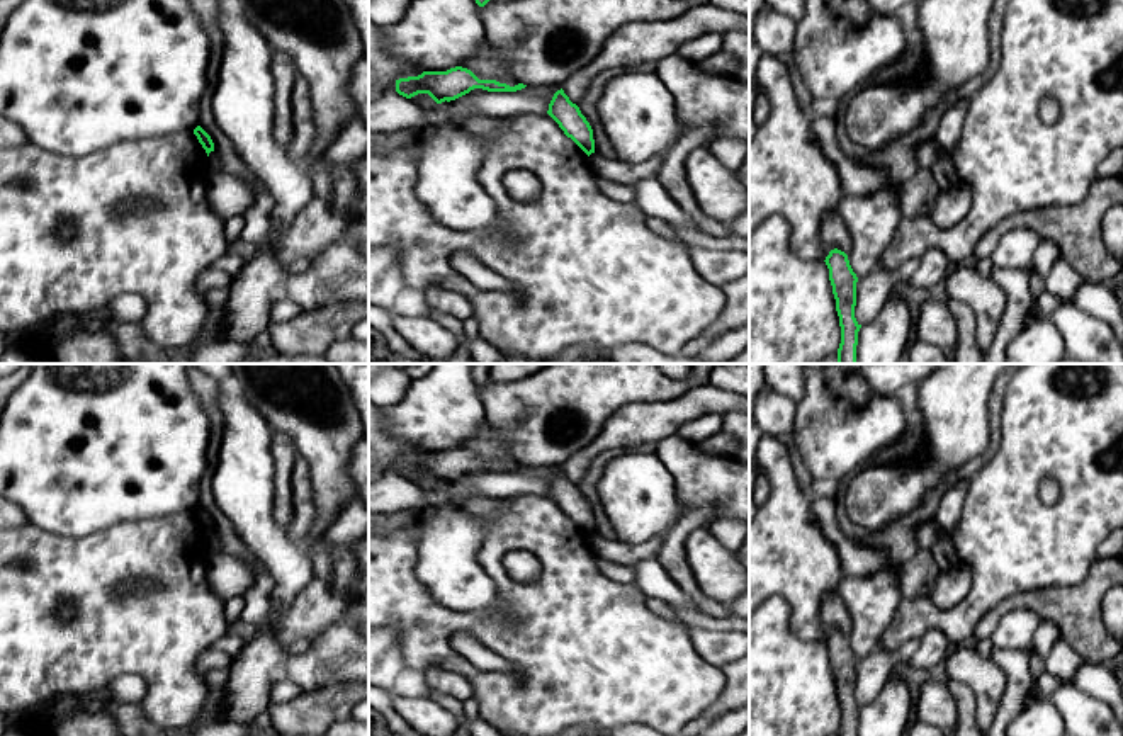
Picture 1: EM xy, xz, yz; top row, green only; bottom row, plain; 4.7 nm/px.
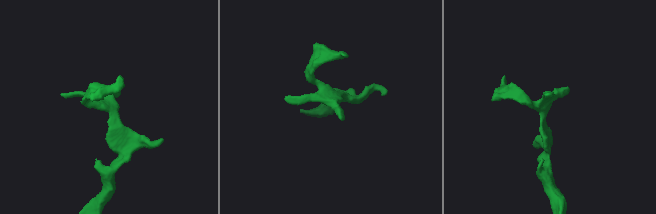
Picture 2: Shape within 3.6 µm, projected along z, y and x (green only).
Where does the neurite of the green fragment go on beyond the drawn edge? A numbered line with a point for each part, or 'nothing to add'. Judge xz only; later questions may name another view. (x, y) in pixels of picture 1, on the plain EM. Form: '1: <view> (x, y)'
nothing to add

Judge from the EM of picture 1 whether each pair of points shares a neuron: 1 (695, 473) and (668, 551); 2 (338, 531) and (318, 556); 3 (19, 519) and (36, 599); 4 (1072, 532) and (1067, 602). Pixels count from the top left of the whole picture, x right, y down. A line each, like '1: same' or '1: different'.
1: different
2: different
3: different
4: different

